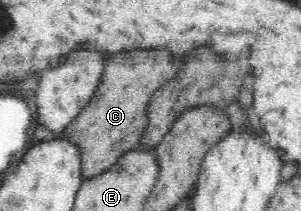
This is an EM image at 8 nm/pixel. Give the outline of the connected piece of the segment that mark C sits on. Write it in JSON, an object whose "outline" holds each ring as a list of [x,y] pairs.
{"outline":[[[129,50],[111,54],[103,78],[89,104],[59,135],[79,147],[84,182],[110,169],[119,157],[139,147],[143,130],[147,128],[147,106],[153,93],[175,76],[179,64],[173,62],[169,50]]]}

